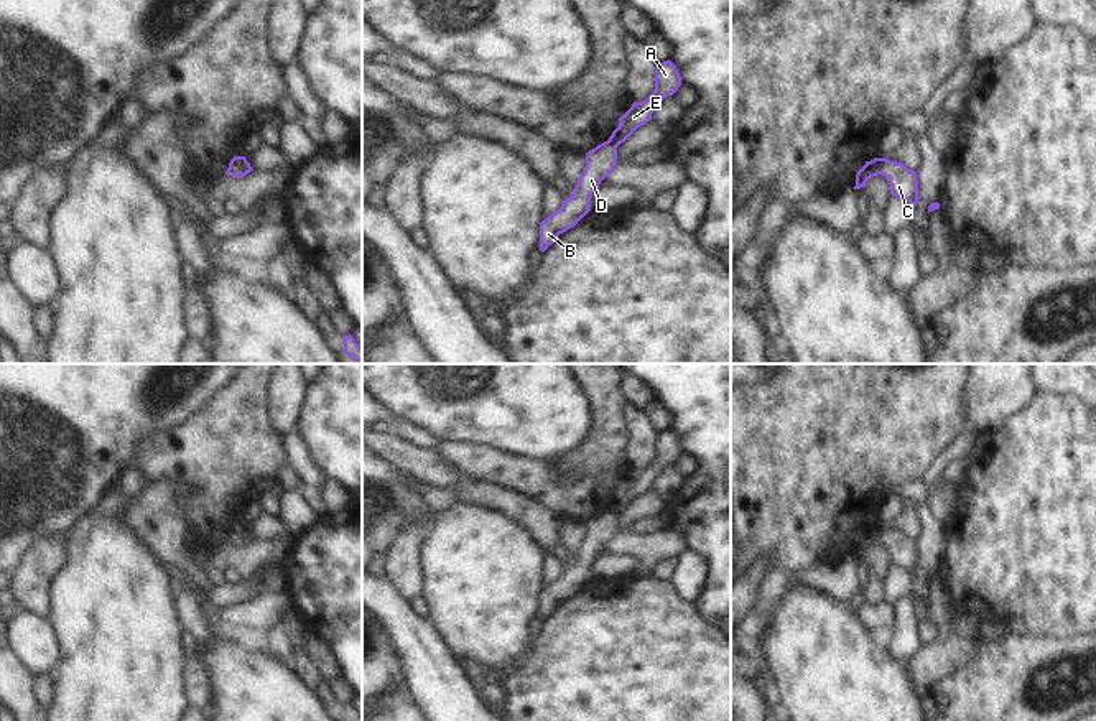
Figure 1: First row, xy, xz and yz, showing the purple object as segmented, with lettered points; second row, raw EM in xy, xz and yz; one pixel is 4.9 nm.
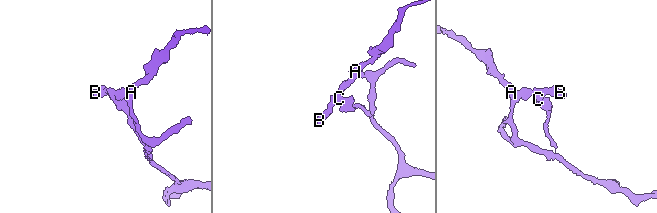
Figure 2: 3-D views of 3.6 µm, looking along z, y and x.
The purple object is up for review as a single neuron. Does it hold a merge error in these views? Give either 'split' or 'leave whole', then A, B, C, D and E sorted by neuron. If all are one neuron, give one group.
split; A E / B C D

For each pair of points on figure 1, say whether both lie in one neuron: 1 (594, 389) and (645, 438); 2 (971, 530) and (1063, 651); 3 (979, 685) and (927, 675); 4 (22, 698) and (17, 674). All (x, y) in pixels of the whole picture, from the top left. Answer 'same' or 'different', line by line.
1: different
2: different
3: different
4: same

